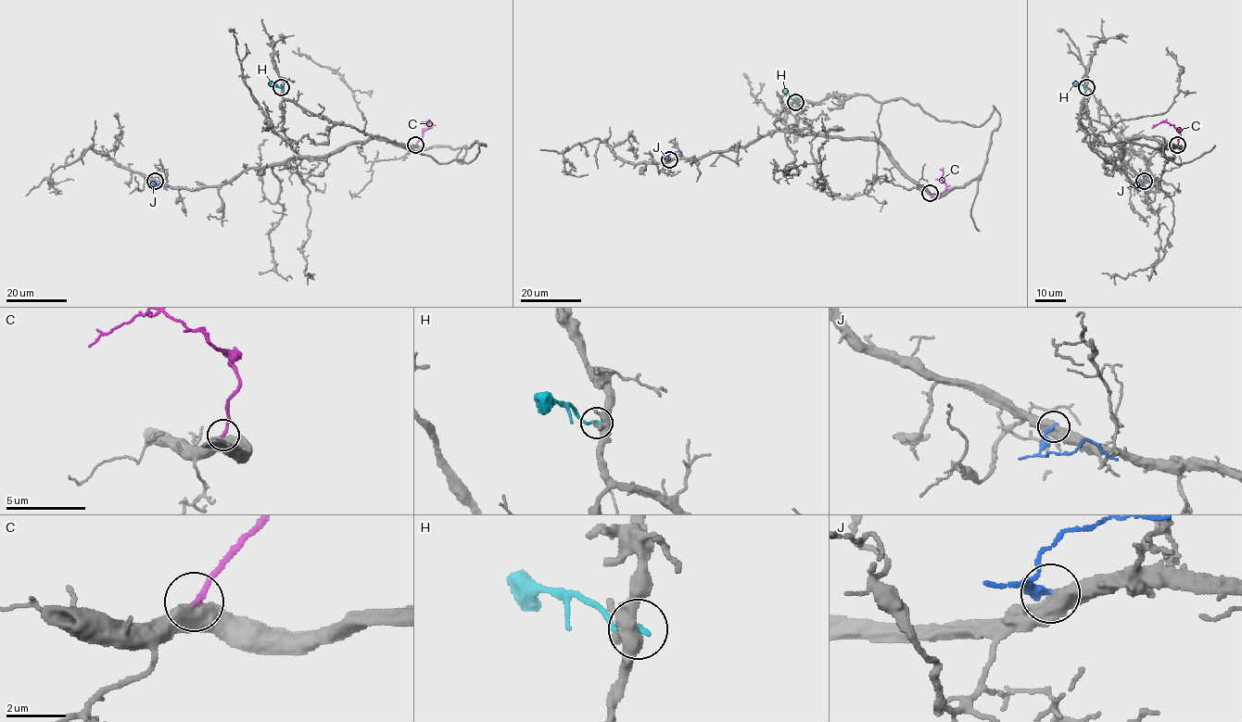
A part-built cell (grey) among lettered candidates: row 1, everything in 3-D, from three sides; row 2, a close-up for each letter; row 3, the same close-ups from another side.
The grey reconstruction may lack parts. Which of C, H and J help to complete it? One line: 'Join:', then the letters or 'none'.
Join: C

